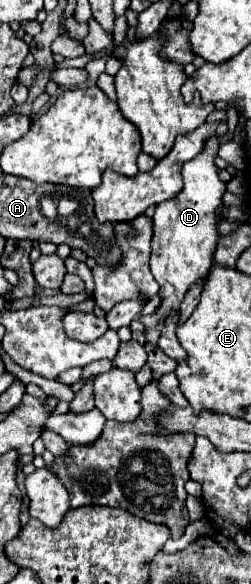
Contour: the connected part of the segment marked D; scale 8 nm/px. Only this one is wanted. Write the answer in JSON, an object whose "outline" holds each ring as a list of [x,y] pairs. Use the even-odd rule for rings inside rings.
{"outline":[[[209,137],[205,141],[203,151],[183,165],[183,191],[171,201],[163,201],[157,205],[153,215],[153,239],[151,239],[151,273],[159,283],[159,295],[163,299],[161,307],[151,315],[141,317],[145,327],[155,327],[159,321],[173,311],[179,311],[179,305],[187,293],[187,289],[211,269],[211,253],[215,253],[215,245],[219,241],[217,233],[217,209],[223,205],[225,183],[217,175],[215,157],[219,151],[219,137]]]}

